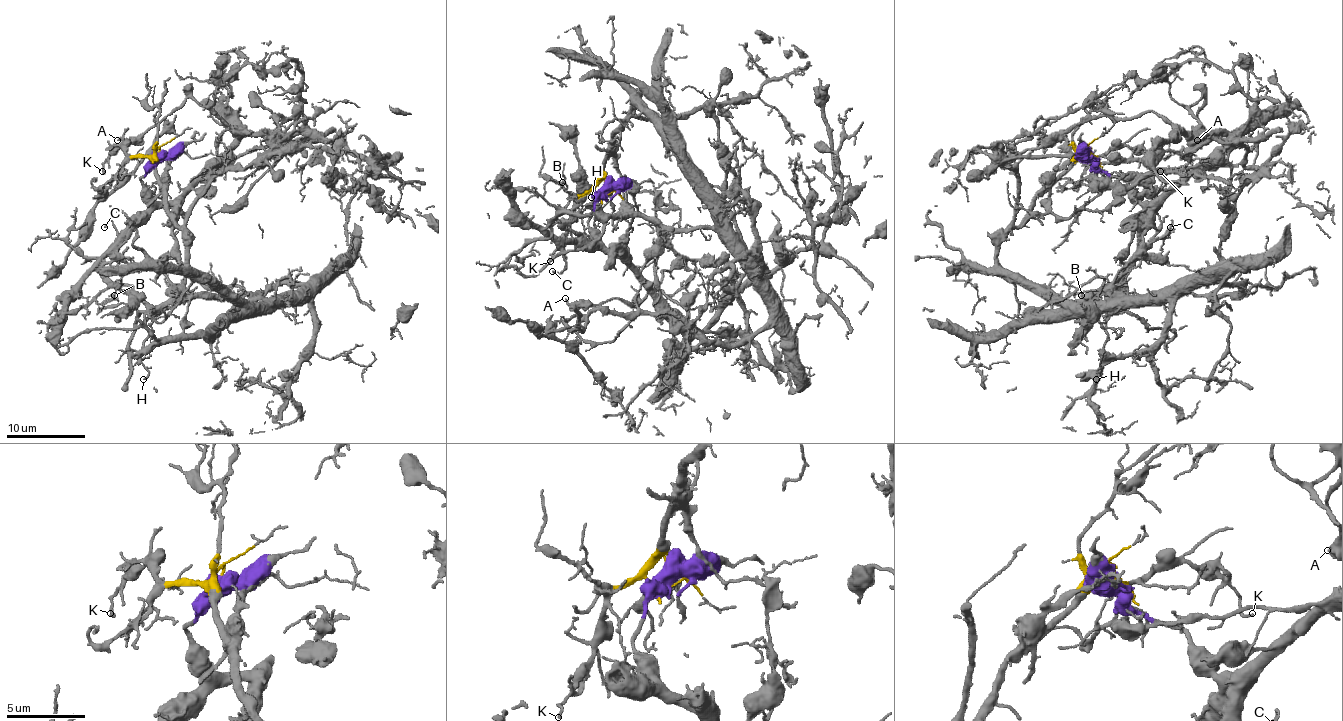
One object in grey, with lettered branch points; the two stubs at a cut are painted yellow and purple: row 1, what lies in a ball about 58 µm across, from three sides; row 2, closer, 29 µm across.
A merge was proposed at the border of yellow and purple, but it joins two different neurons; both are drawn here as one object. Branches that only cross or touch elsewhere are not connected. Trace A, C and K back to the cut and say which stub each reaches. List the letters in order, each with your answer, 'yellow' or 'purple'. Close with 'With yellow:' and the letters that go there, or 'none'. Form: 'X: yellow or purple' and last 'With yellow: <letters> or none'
A: purple
C: purple
K: yellow
With yellow: K

